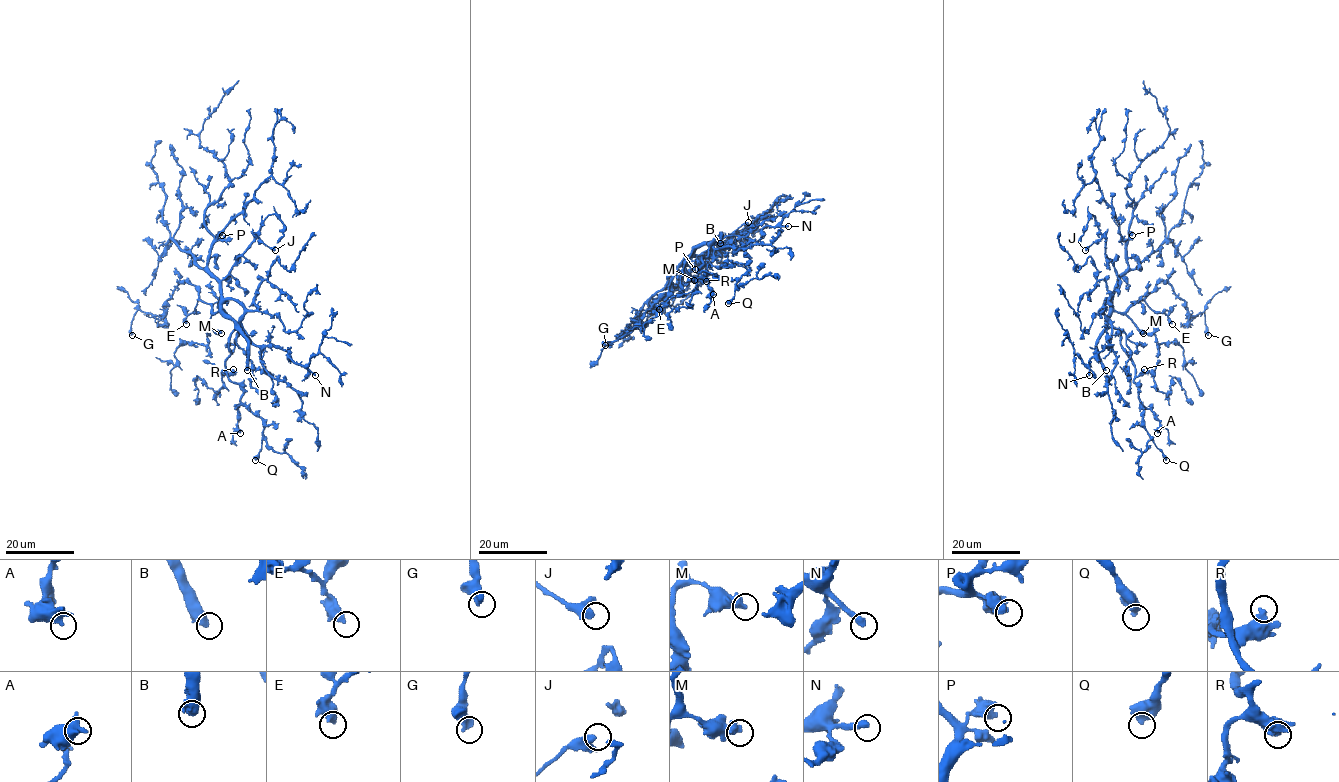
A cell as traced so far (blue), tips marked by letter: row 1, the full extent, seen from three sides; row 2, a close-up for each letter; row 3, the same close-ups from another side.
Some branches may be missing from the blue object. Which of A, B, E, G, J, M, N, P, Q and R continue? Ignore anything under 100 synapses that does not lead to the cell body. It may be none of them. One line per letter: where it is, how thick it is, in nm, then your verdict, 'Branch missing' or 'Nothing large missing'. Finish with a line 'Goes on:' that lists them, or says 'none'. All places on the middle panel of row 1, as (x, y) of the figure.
A: Place: (713, 294). Thickness 400 nm. Nothing large missing
B: Place: (720, 243). Thickness 500 nm. Branch missing
E: Place: (659, 309). Thickness 440 nm. Nothing large missing
G: Place: (605, 345). Thickness 460 nm. Nothing large missing
J: Place: (748, 222). Thickness 360 nm. Nothing large missing
M: Place: (694, 280). Thickness 500 nm. Nothing large missing
N: Place: (788, 226). Thickness 360 nm. Branch missing
P: Place: (695, 269). Thickness 480 nm. Nothing large missing
Q: Place: (728, 303). Thickness 600 nm. Nothing large missing
R: Place: (706, 281). Thickness 440 nm. Nothing large missing
Goes on: B, N

